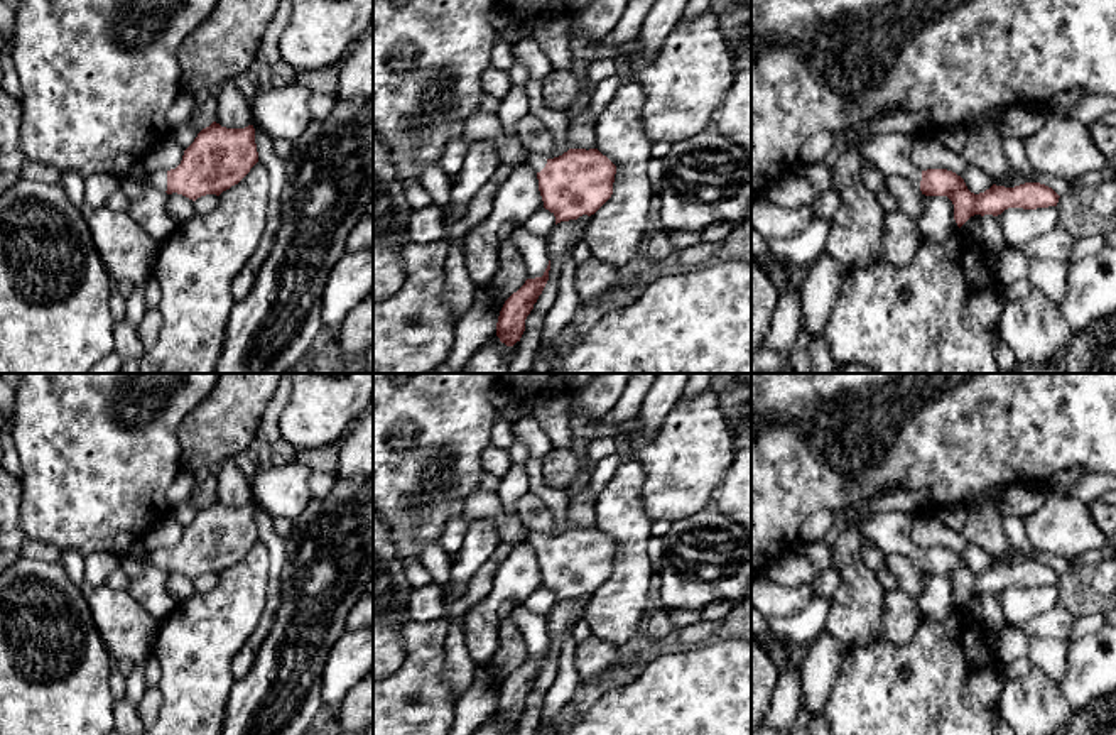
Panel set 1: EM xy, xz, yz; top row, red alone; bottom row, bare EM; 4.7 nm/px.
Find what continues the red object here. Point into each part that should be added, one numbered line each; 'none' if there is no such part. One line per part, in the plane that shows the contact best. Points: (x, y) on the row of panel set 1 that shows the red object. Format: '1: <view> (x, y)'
1: xy (159, 178)

